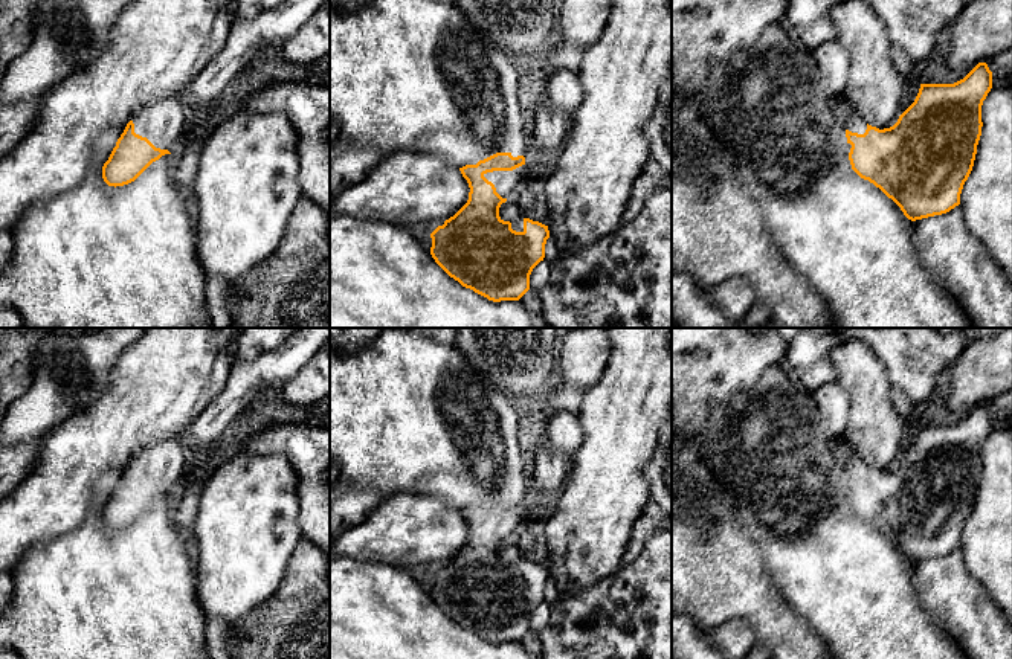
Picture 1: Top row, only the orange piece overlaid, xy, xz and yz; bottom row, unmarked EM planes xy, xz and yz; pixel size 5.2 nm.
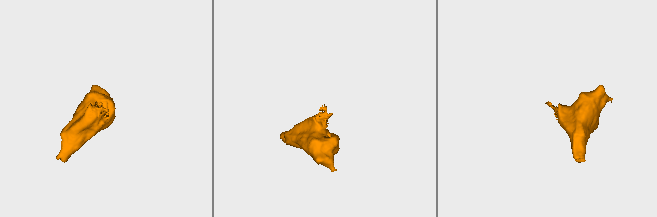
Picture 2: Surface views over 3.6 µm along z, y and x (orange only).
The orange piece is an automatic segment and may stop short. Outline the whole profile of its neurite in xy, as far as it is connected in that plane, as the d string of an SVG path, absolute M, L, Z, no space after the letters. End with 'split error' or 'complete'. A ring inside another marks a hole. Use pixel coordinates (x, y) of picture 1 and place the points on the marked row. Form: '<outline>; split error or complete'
M179 95L147 104L125 127L108 160L102 178L108 186L134 182L153 162L176 153L188 131Z; split error

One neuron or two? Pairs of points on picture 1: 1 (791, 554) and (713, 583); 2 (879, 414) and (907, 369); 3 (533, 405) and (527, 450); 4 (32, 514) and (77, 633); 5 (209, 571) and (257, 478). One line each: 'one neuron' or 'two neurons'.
1: two neurons
2: two neurons
3: one neuron
4: two neurons
5: one neuron

